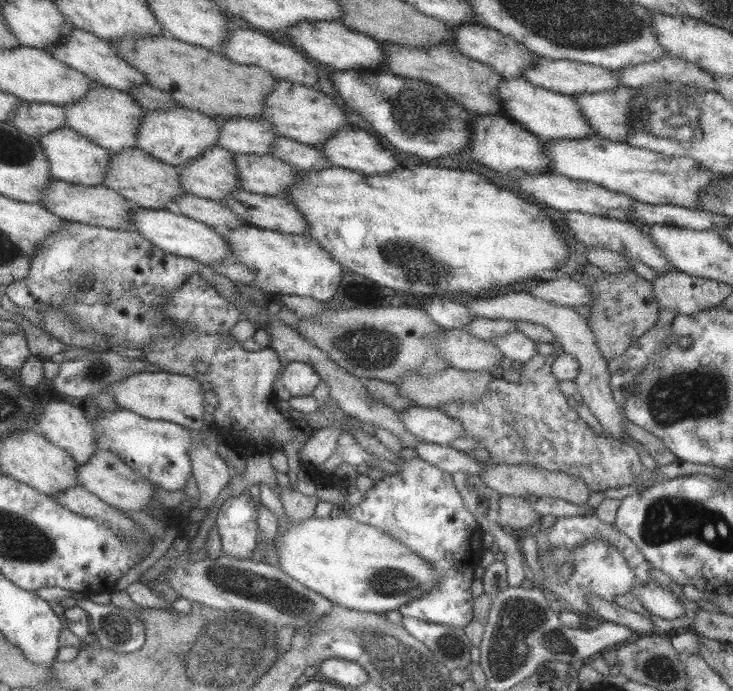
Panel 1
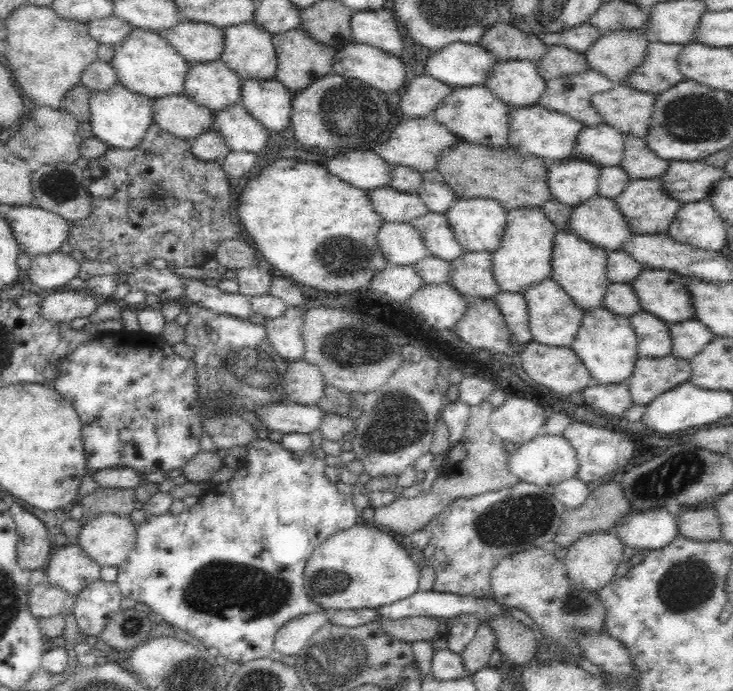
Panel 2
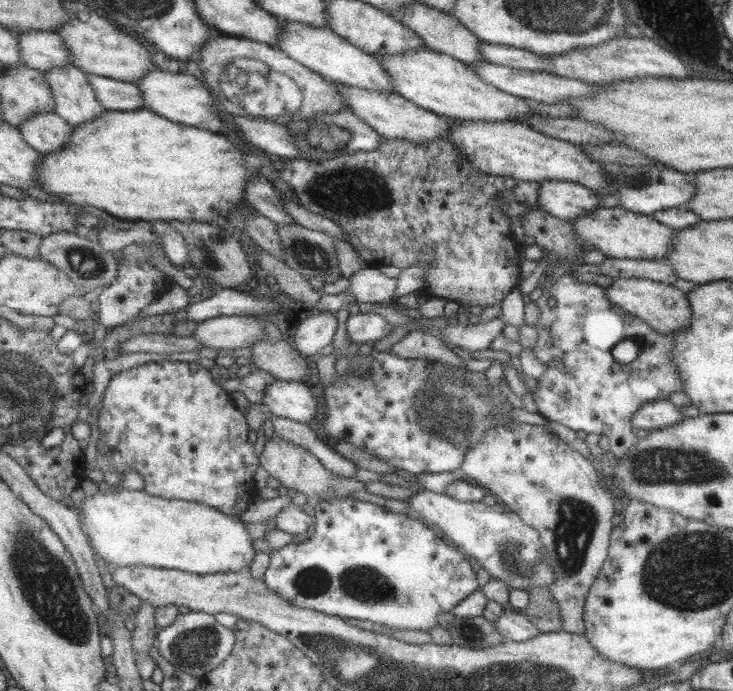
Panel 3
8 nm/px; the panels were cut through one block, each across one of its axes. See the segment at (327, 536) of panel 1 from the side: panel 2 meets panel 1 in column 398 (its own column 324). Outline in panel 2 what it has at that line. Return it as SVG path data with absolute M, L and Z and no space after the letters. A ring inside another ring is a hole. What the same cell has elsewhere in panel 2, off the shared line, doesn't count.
M356 524L324 540L308 558L302 578L308 598L324 610L382 608L396 604L418 590L420 566L388 530L372 524Z

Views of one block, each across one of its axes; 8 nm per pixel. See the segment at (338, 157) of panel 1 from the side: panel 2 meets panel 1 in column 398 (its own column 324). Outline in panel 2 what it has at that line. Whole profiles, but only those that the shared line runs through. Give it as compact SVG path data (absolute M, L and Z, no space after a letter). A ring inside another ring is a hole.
M338 148L338 156L324 162L330 174L336 174L346 184L362 190L376 190L390 184L390 164L372 150L352 150Z

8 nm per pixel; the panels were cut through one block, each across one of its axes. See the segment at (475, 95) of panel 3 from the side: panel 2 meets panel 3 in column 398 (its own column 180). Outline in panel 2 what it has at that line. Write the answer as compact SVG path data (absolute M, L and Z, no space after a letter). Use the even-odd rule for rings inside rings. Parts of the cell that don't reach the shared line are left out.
M132 28L128 34L128 40L114 46L114 58L110 64L116 70L120 84L124 84L128 90L138 92L148 98L184 94L184 80L192 66L158 32L142 30L142 28Z

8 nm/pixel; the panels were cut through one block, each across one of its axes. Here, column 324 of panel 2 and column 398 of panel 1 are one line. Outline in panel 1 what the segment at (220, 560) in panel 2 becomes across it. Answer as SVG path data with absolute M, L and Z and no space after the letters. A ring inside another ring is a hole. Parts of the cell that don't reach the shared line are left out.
M421 458L403 460L397 464L395 474L385 474L381 482L375 482L373 488L363 494L361 504L345 508L347 518L379 528L423 556L439 572L437 586L429 594L401 606L401 616L453 628L465 628L473 620L471 608L475 598L471 598L469 588L475 580L475 568L481 566L479 558L485 552L483 528L477 526L473 514L465 508L449 472L443 472Z

